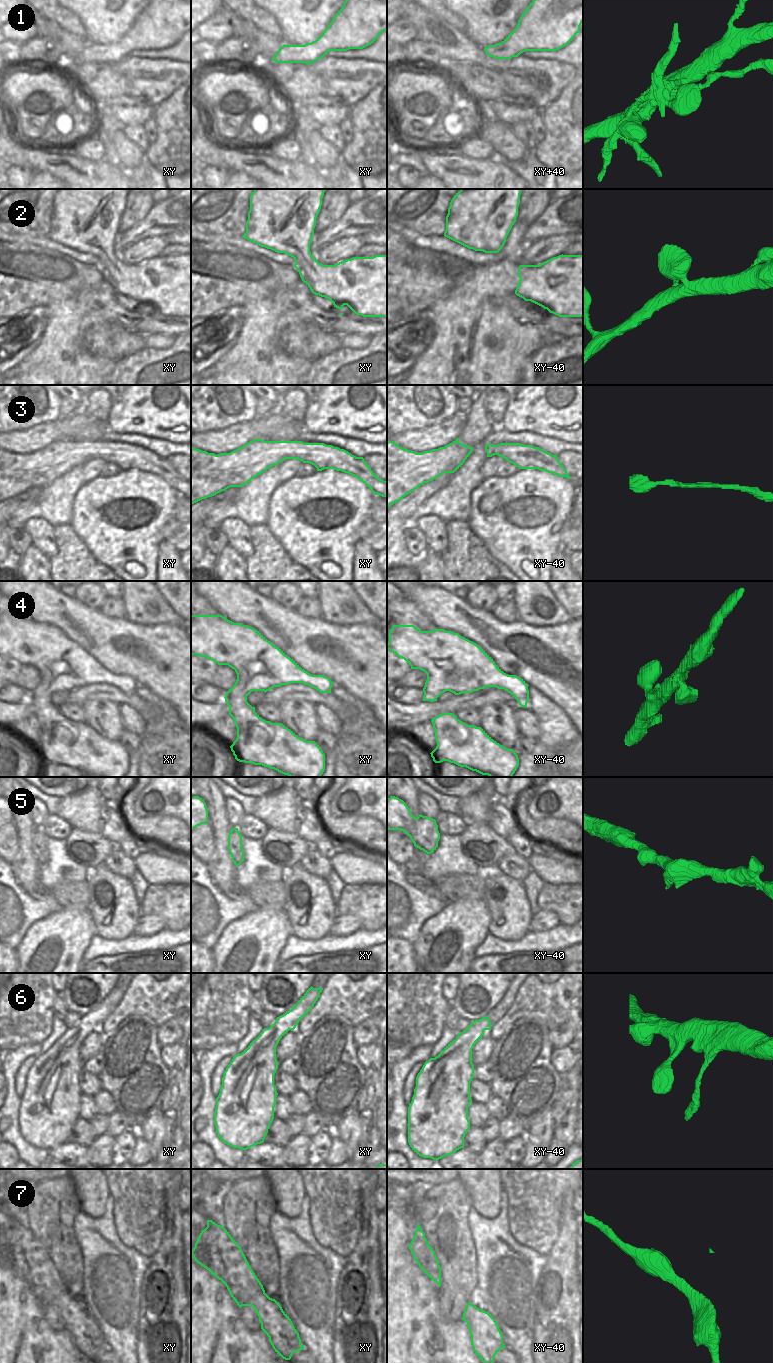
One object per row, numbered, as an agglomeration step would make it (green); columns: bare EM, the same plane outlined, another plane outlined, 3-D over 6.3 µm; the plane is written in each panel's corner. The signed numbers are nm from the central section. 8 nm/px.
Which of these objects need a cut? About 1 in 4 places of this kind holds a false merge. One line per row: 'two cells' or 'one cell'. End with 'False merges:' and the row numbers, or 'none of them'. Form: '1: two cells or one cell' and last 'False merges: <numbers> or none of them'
1: two cells
2: one cell
3: one cell
4: one cell
5: one cell
6: one cell
7: one cell
False merges: 1

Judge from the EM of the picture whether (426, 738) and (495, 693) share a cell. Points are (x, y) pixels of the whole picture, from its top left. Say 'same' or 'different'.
different

